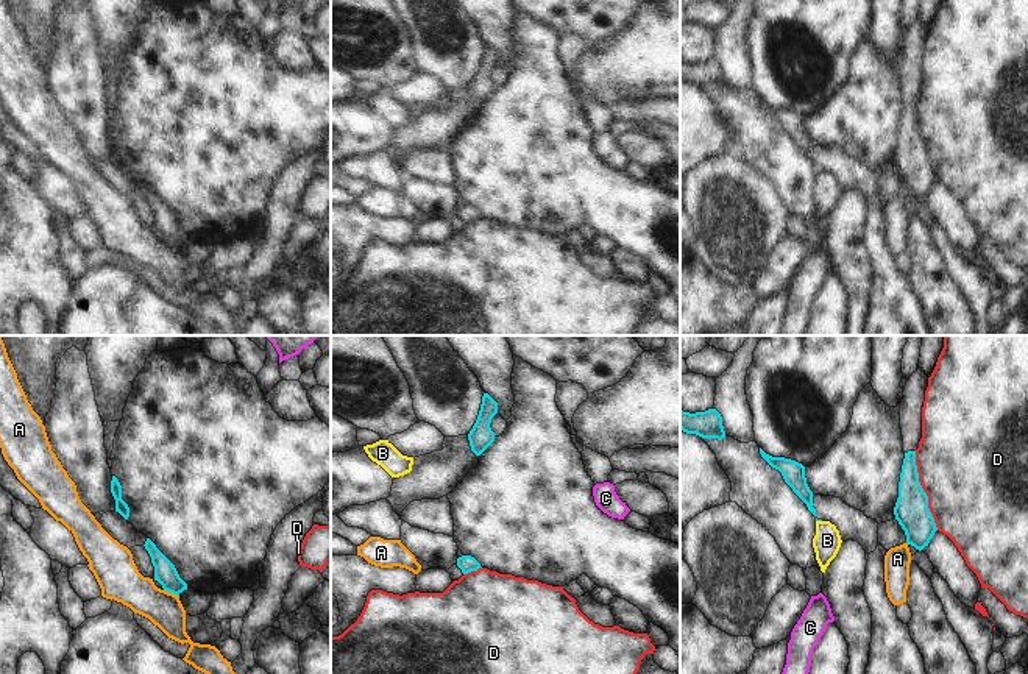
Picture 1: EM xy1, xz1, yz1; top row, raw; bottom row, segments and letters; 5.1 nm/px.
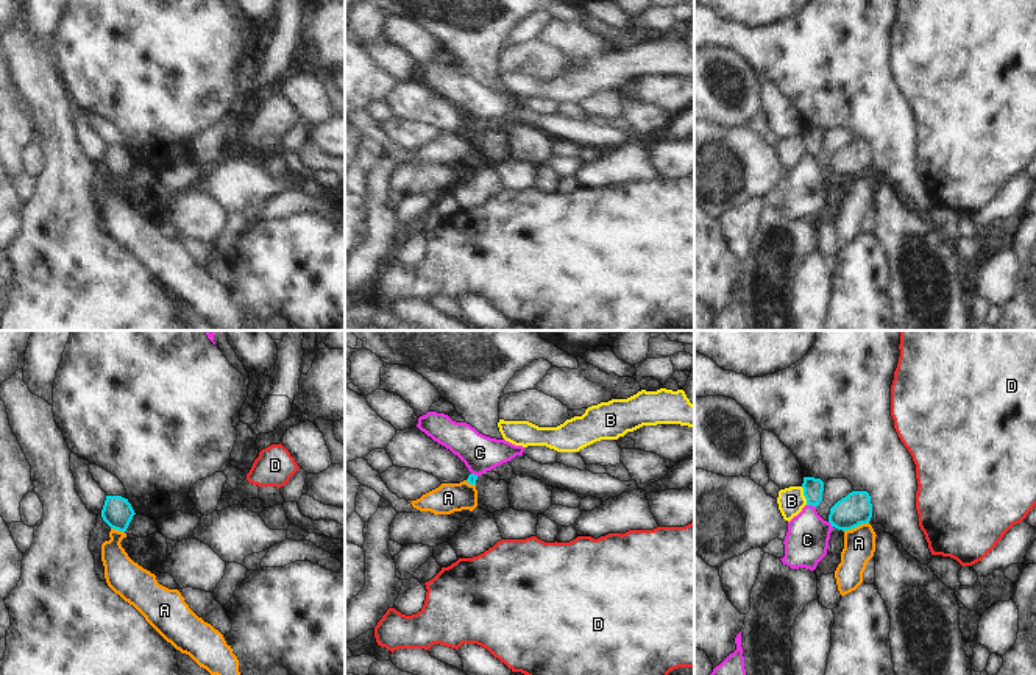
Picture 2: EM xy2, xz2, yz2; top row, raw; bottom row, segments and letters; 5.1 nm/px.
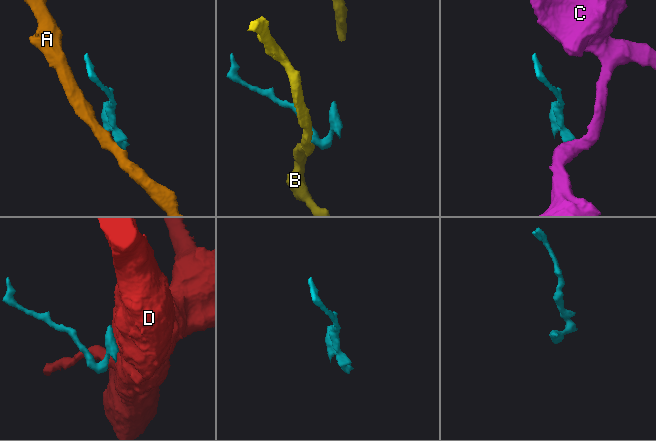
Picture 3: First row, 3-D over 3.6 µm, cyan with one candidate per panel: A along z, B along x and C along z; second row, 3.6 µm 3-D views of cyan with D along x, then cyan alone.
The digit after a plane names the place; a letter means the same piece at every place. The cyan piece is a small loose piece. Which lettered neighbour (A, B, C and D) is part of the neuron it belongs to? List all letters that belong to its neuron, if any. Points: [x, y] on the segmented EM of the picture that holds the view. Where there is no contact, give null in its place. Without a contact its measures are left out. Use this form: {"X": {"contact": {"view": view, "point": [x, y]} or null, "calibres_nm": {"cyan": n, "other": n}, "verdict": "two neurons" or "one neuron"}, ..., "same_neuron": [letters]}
{"A": {"contact": {"view": "yz2", "point": [855, 526]}, "calibres_nm": {"cyan": 170, "other": 160}, "verdict": "two neurons"}, "B": {"contact": {"view": "yz2", "point": [805, 496]}, "calibres_nm": {"cyan": 100, "other": 140}, "verdict": "two neurons"}, "C": {"contact": {"view": "yz2", "point": [812, 504]}, "calibres_nm": {"cyan": 100, "other": 220}, "verdict": "two neurons"}, "D": {"contact": {"view": "yz1", "point": [922, 490]}, "calibres_nm": {"cyan": 180, "other": 480}, "verdict": "two neurons"}, "same_neuron": []}

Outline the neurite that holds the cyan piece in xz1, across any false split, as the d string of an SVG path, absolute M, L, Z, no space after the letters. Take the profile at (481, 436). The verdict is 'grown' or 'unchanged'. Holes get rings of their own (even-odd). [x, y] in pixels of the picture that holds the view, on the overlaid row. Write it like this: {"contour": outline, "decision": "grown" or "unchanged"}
{"contour": "M484 393L477 420L468 434L471 451L476 456L480 456L495 442L490 423L496 413L498 403L488 393Z", "decision": "unchanged"}

